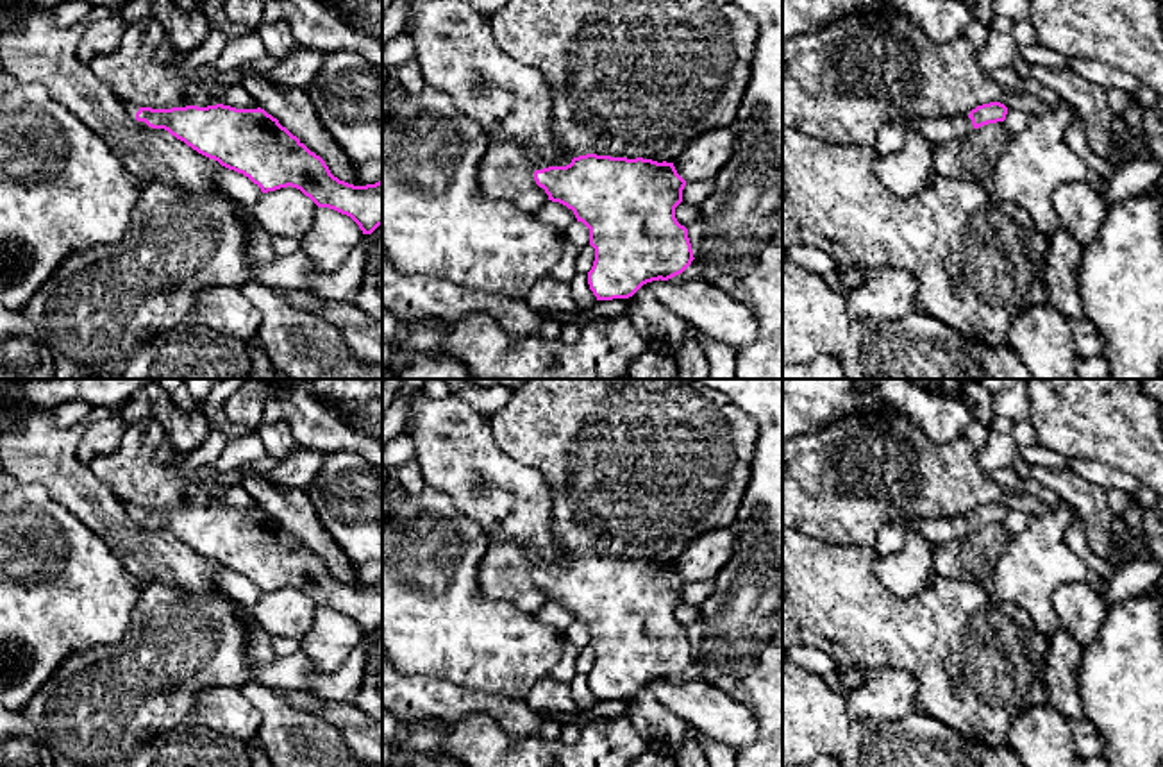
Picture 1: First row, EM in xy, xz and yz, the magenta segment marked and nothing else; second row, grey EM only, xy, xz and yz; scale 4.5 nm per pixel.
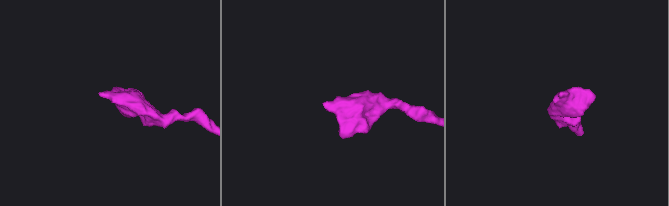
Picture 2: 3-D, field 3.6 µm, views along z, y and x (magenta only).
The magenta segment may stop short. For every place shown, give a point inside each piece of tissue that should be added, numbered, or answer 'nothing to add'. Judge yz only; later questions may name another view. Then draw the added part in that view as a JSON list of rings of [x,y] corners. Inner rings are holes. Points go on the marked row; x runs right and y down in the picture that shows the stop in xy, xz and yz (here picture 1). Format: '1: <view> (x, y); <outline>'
1: yz (892, 138); [[[968,114],[893,122],[883,127],[877,138],[879,154],[897,154],[911,132],[922,134],[931,145],[959,139],[974,129]]]

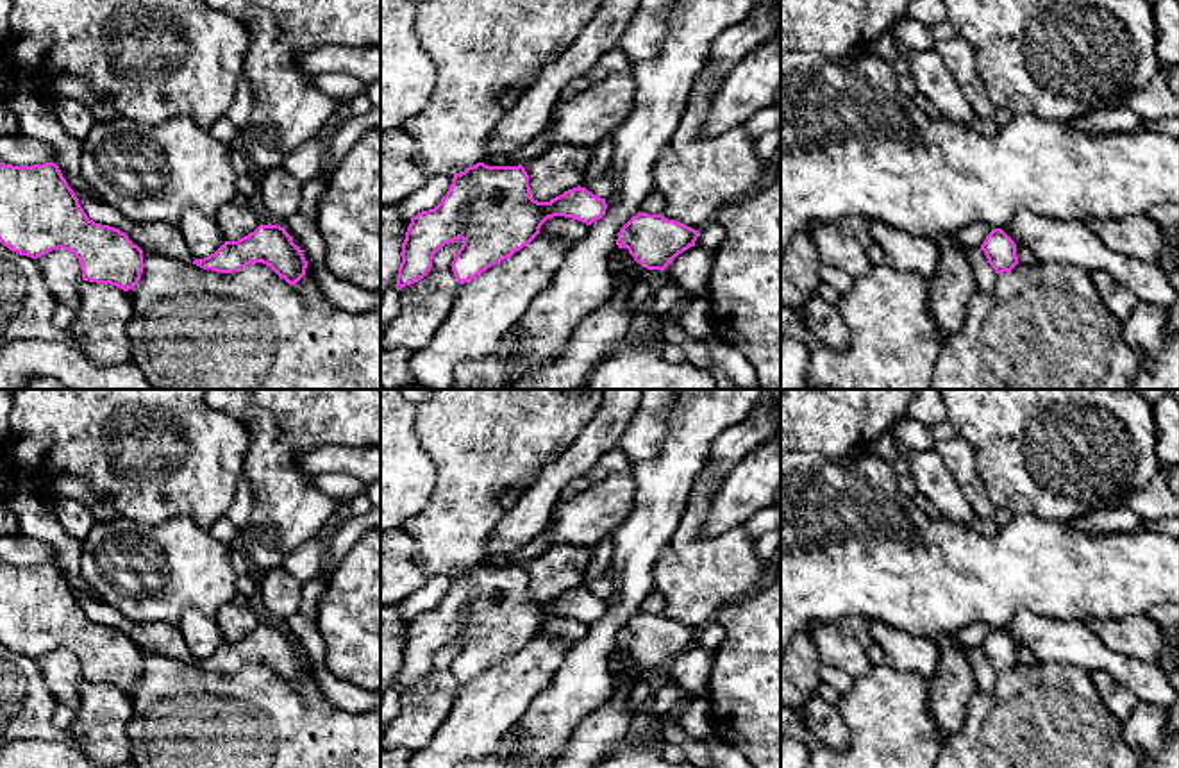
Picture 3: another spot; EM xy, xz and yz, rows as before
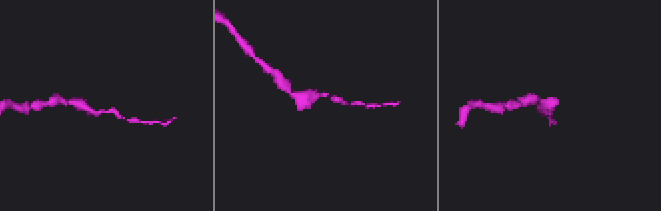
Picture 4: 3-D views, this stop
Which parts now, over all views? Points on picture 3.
nothing to add

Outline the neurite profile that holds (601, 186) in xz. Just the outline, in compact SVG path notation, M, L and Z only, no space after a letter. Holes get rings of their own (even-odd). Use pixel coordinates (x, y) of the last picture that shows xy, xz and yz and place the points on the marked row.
M607 175L597 177L593 180L584 180L588 191L600 198L609 198L615 195L616 188Z

